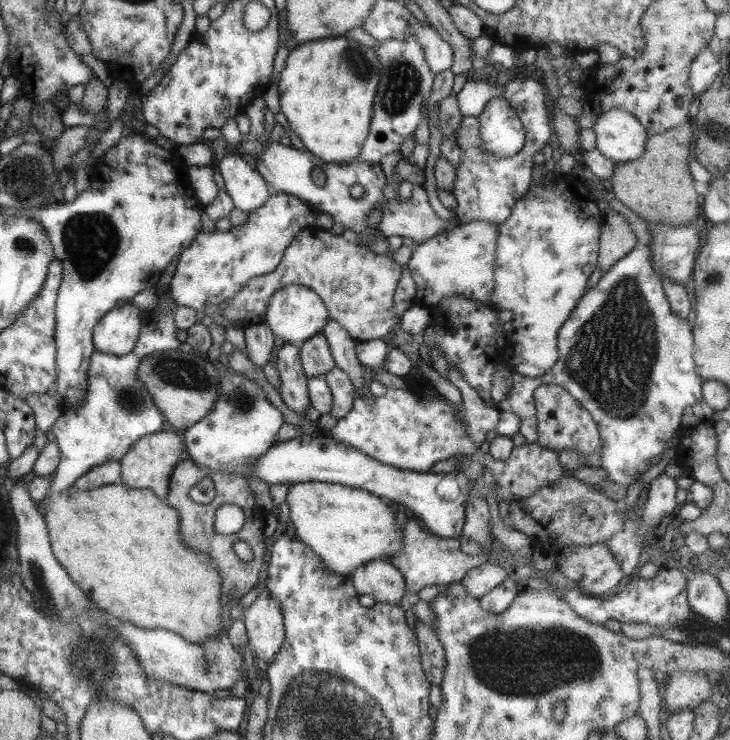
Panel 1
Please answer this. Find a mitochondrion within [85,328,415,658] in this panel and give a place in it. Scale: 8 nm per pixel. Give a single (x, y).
(168, 368)

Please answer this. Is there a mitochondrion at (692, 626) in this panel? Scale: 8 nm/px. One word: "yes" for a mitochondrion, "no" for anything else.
no

